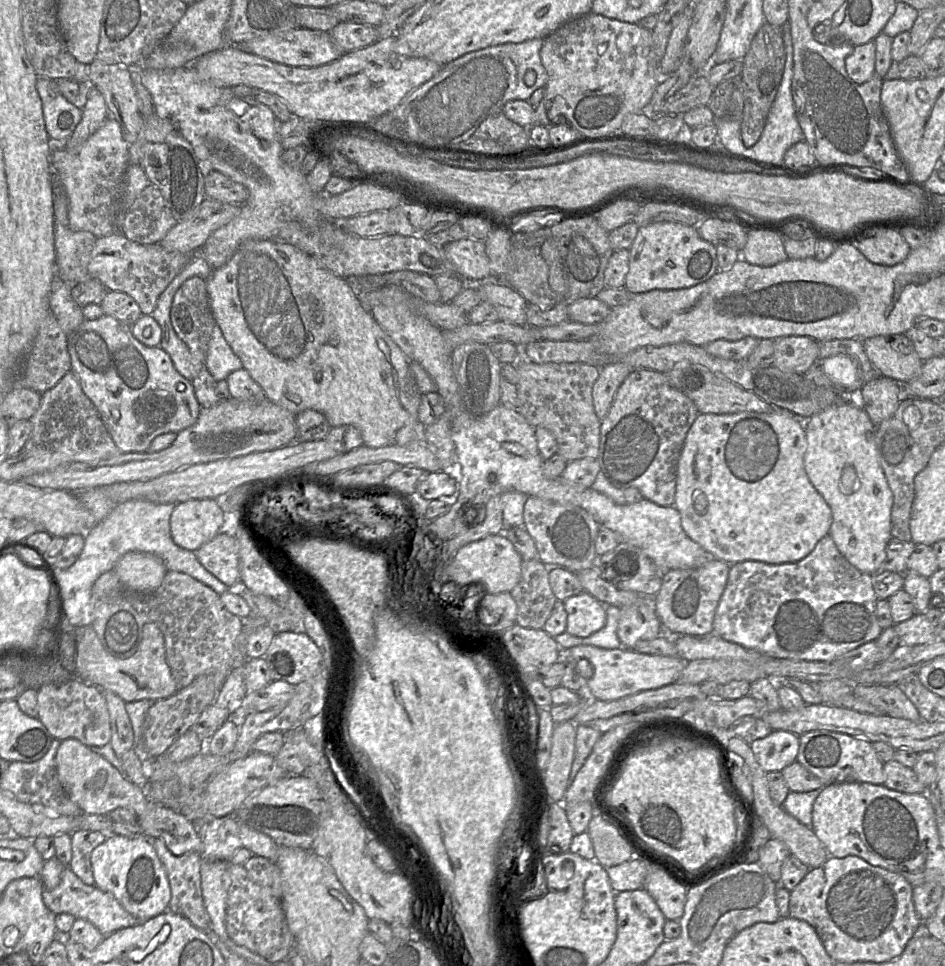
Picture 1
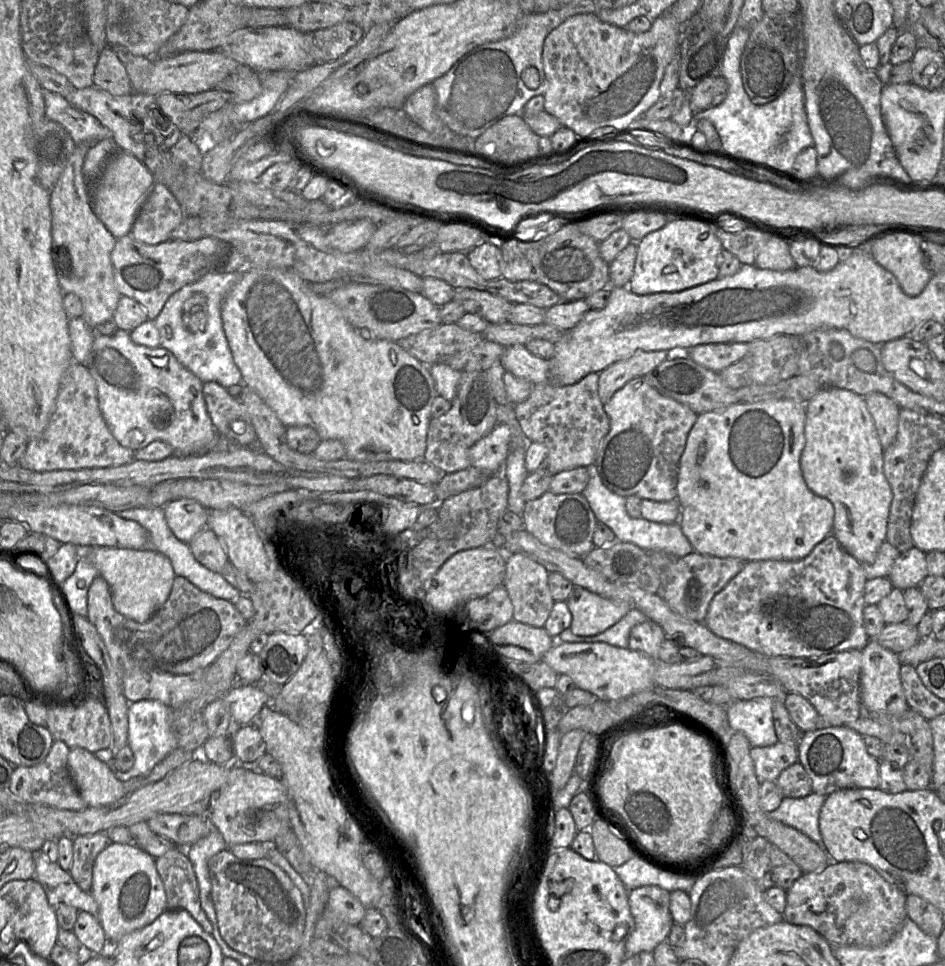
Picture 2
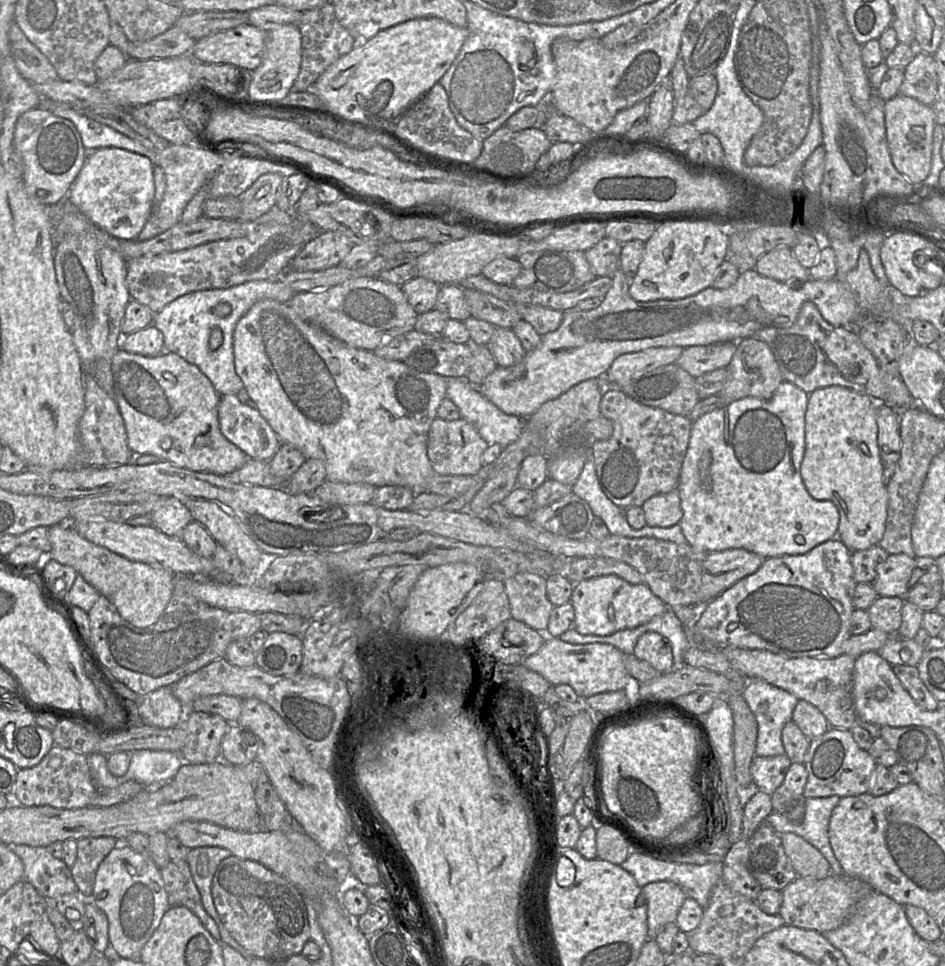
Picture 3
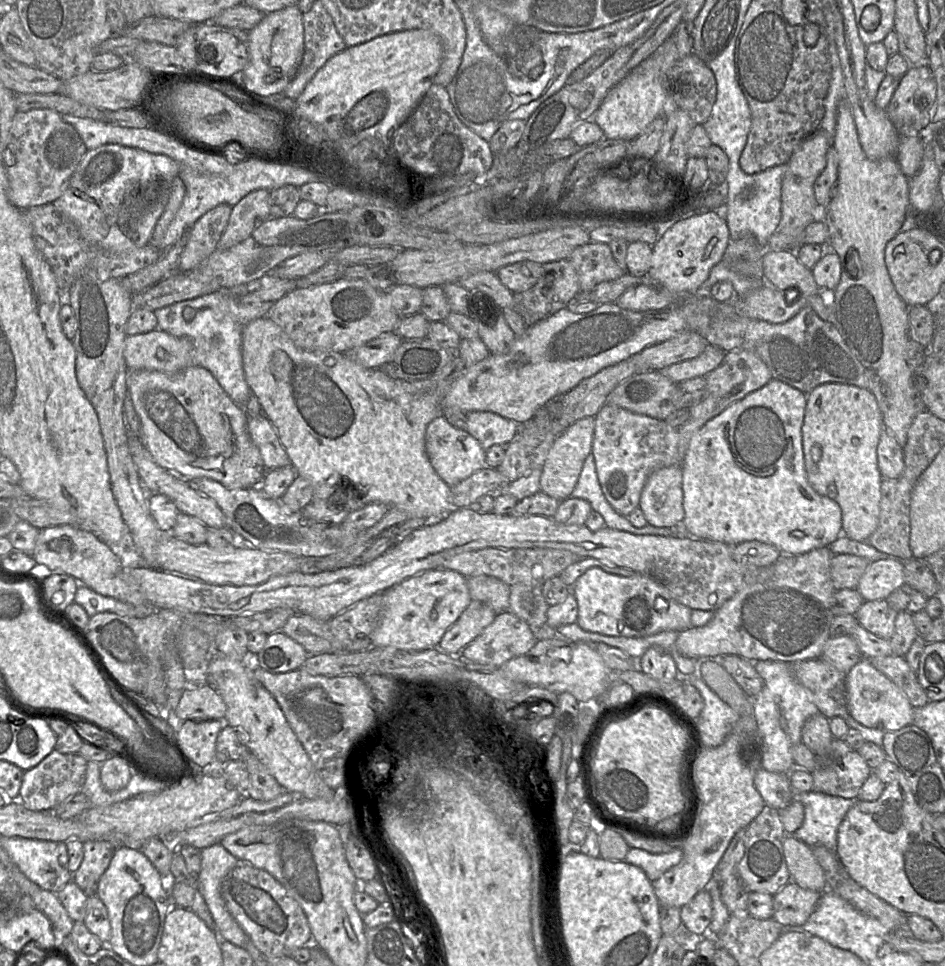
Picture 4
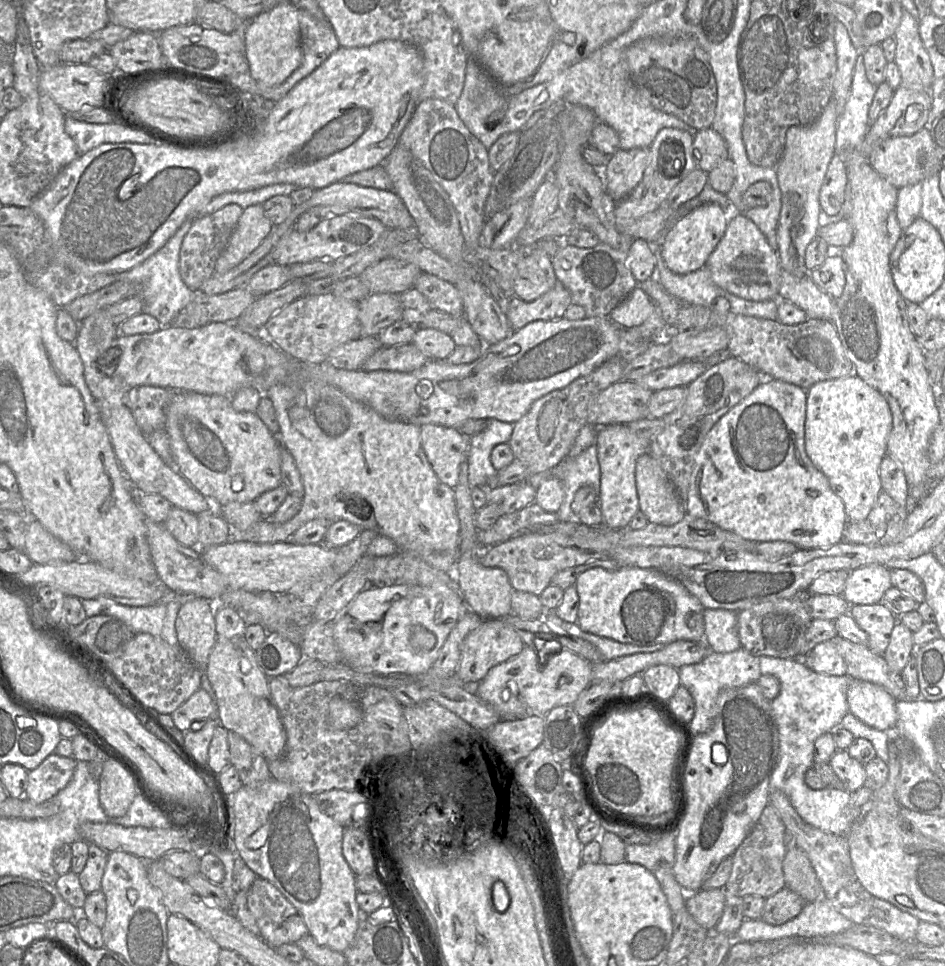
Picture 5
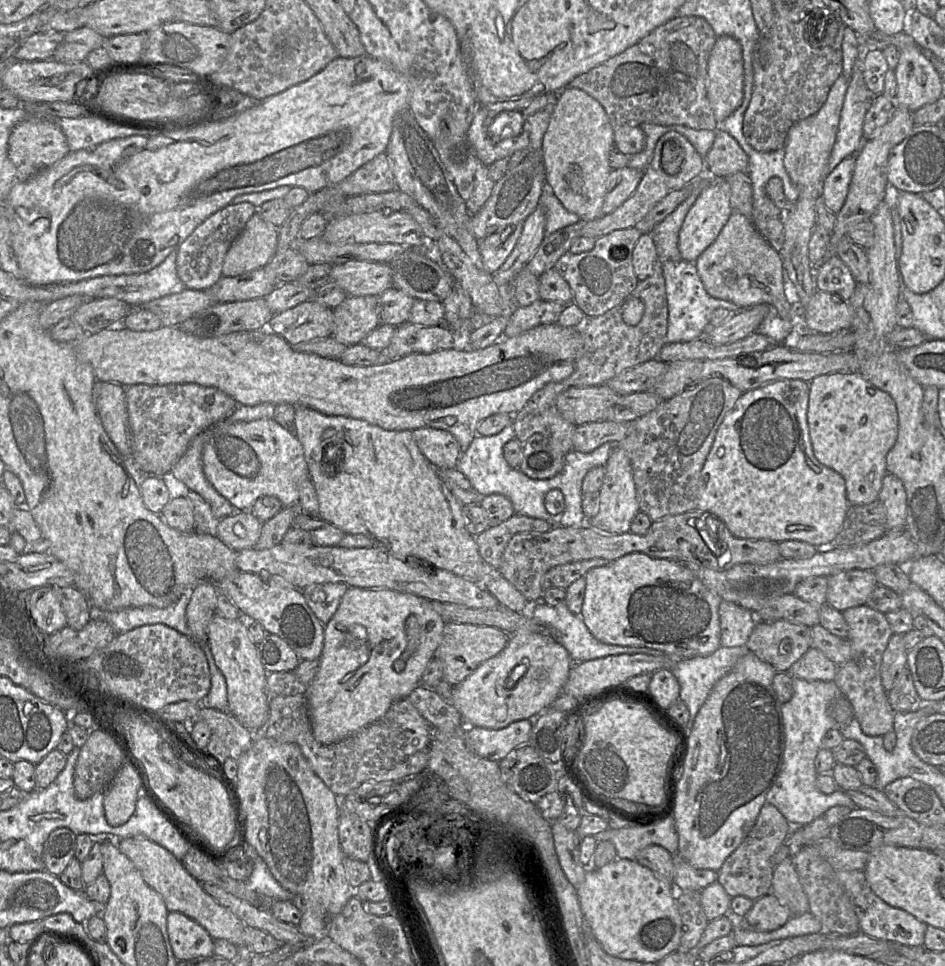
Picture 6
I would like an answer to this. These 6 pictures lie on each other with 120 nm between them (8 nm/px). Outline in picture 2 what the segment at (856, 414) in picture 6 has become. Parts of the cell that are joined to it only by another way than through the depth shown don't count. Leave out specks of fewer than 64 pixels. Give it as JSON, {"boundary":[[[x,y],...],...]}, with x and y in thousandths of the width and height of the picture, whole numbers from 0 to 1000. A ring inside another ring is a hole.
{"boundary":[[[872,401],[853,417],[852,463],[847,473],[847,484],[854,504],[865,513],[877,518],[883,525],[880,554],[891,567],[911,584],[923,583],[938,550],[944,508],[934,489],[934,469],[928,446],[913,410],[902,405]]]}

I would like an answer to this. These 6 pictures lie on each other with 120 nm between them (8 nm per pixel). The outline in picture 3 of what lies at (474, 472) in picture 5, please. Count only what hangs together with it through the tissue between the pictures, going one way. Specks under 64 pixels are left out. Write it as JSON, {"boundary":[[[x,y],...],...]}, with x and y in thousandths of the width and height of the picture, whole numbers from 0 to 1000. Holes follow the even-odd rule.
{"boundary":[[[472,390],[472,412],[476,413],[487,424],[488,433],[496,437],[516,461],[528,460],[532,465],[550,452],[554,435],[539,430],[517,415],[506,403],[491,390]]]}

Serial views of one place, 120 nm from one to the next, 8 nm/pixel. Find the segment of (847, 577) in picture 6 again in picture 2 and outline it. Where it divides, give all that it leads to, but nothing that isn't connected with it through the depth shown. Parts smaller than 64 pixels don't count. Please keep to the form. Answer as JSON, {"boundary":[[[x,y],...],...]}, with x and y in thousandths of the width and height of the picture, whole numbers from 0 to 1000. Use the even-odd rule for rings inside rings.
{"boundary":[[[966,565],[947,579],[940,598],[946,609],[957,612],[971,607],[981,595],[980,572]]]}

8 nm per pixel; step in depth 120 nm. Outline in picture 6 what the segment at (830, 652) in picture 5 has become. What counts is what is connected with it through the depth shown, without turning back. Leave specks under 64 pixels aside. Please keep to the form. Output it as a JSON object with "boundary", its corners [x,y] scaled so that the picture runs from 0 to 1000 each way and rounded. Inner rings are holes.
{"boundary":[[[858,670],[833,696],[838,702],[854,705],[881,705],[886,694],[886,687],[865,671]]]}

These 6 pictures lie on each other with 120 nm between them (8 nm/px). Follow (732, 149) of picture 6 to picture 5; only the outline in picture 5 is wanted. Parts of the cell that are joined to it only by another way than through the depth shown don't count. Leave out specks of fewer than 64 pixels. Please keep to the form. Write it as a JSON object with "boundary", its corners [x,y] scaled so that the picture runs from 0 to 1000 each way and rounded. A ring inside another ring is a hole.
{"boundary":[[[752,131],[744,133],[734,138],[733,159],[738,172],[747,179],[771,164],[767,145]]]}

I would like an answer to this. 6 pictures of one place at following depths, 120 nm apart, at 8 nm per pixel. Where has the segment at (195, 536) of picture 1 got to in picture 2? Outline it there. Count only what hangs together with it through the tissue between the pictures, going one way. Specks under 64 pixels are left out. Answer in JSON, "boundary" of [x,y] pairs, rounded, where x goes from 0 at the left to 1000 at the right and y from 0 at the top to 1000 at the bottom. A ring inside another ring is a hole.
{"boundary":[[[190,516],[174,525],[176,541],[183,554],[195,562],[218,547],[221,528],[206,518]]]}

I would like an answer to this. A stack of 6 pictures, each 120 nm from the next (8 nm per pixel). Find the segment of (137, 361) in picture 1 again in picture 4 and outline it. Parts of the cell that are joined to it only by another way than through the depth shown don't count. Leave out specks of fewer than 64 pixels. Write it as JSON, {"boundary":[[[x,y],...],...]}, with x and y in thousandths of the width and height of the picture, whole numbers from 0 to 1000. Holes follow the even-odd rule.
{"boundary":[[[202,378],[186,387],[142,383],[134,389],[134,404],[149,437],[147,454],[170,483],[196,496],[221,495],[240,506],[274,504],[285,486],[262,445],[262,429],[249,417],[217,381]]]}

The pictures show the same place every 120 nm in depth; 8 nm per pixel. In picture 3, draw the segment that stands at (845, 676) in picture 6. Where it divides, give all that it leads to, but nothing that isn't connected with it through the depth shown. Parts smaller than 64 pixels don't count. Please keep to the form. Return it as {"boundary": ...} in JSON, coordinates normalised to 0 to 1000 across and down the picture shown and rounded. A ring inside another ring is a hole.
{"boundary":[[[929,617],[917,630],[923,650],[948,657],[952,650],[956,618]]]}

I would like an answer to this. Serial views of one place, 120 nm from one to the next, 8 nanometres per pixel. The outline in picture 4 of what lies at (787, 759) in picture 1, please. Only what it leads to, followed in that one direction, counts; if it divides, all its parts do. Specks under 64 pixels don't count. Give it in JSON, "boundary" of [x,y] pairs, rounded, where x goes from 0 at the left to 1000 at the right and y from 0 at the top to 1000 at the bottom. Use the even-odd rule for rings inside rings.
{"boundary":[[[805,794],[798,803],[798,814],[810,832],[824,840],[832,836],[840,827],[835,801],[814,799]]]}

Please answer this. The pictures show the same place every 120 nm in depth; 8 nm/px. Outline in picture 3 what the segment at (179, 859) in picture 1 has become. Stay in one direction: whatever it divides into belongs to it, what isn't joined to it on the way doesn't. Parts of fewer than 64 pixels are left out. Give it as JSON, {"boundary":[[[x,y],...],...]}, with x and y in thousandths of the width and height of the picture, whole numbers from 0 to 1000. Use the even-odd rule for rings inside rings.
{"boundary":[[[180,891],[169,900],[180,939],[196,938],[206,946],[225,971],[233,974],[231,960],[215,939],[198,891]]]}

